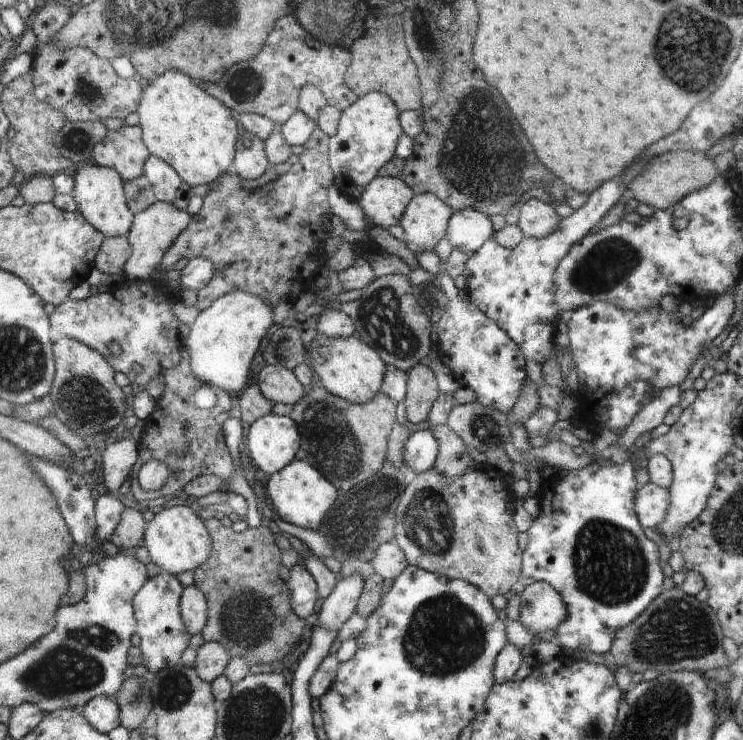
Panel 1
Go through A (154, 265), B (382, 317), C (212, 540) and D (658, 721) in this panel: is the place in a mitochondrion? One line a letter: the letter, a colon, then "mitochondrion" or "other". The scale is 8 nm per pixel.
A: other
B: mitochondrion
C: other
D: mitochondrion

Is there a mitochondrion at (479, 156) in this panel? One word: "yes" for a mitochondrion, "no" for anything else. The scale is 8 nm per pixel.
yes

